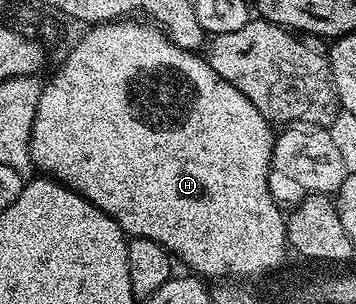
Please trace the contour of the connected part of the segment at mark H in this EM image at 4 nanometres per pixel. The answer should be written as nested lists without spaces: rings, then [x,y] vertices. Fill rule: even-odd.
[[[128,17],[113,23],[97,23],[84,31],[87,32],[76,41],[75,48],[64,57],[59,72],[44,82],[41,101],[37,105],[37,117],[33,119],[31,162],[34,170],[56,179],[97,205],[97,209],[117,221],[124,235],[157,241],[178,262],[180,259],[185,266],[192,267],[196,276],[232,275],[232,280],[243,281],[243,278],[251,279],[254,275],[267,275],[277,270],[283,258],[289,255],[289,244],[284,212],[279,212],[282,211],[280,204],[276,203],[273,193],[269,193],[269,165],[276,136],[272,124],[257,111],[243,92],[218,76],[202,54],[173,45],[167,34],[150,21]],[[127,99],[140,99],[147,103],[147,107],[143,103],[130,103]]]

